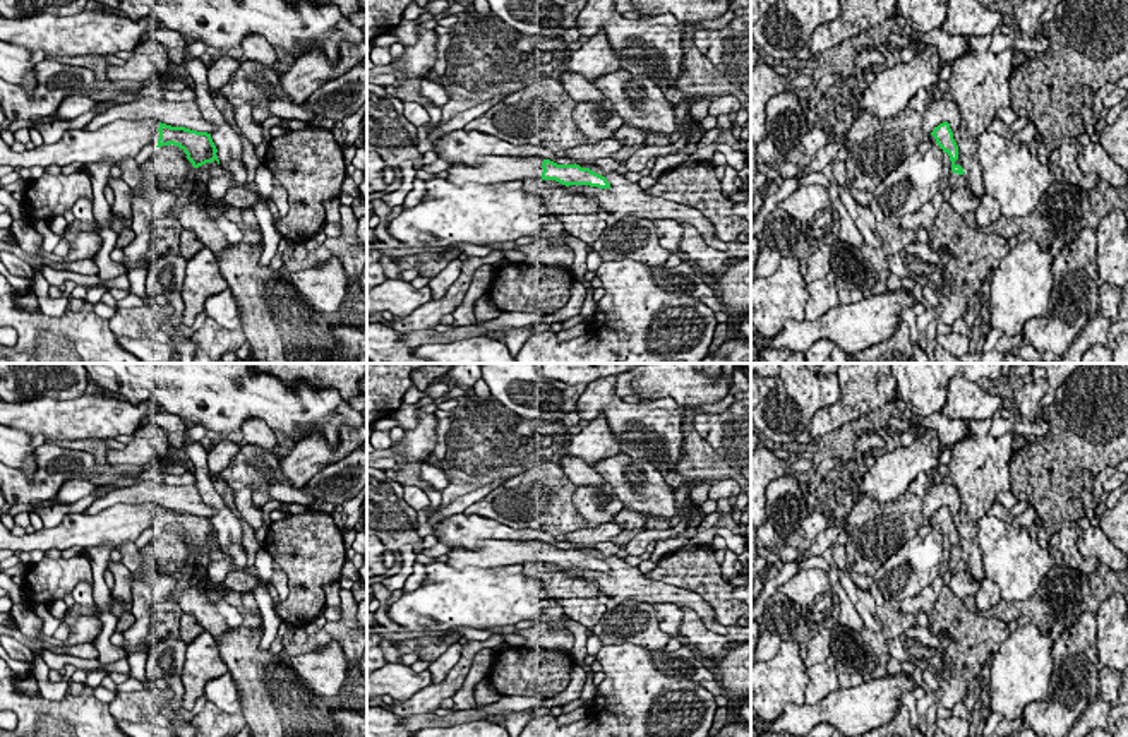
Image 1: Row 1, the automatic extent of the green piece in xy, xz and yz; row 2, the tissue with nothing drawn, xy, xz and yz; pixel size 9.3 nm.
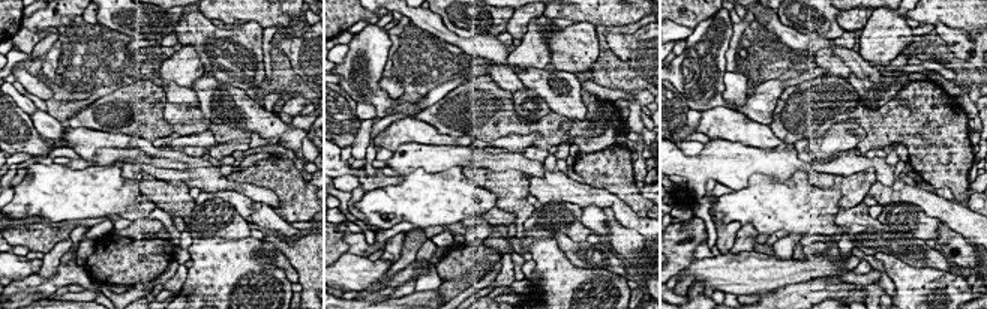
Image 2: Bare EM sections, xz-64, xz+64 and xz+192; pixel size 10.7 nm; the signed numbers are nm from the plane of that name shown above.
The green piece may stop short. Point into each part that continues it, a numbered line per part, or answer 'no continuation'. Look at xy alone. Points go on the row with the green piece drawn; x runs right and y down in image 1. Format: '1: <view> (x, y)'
1: xy (115, 141)

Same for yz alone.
no continuation

